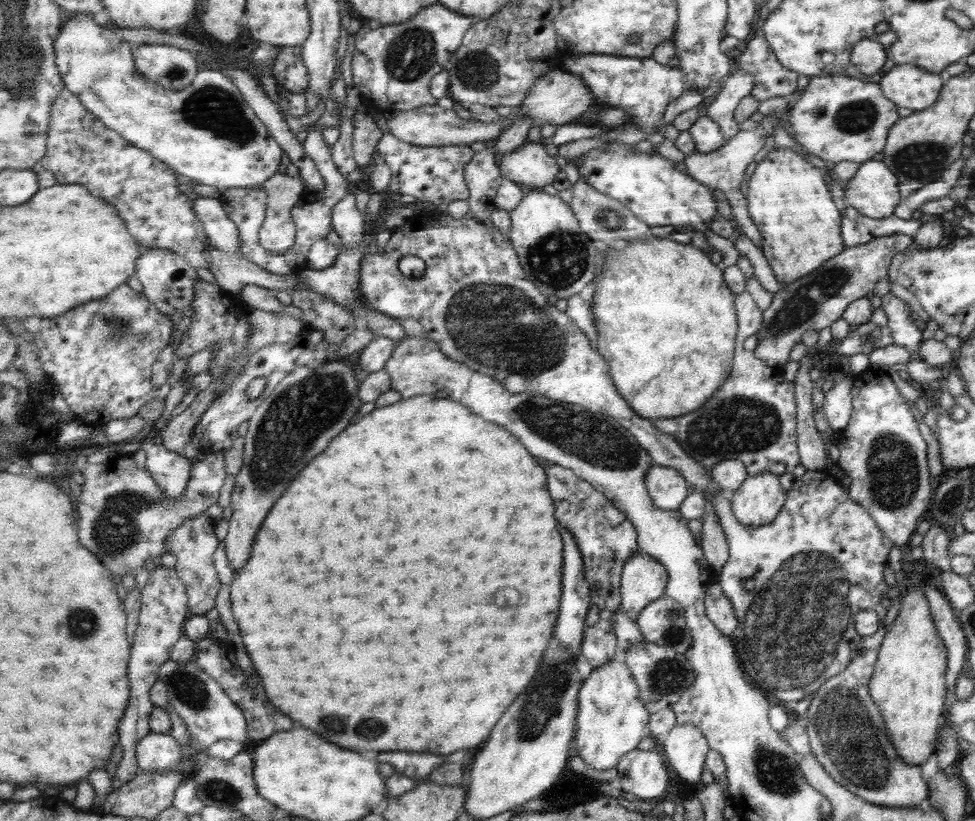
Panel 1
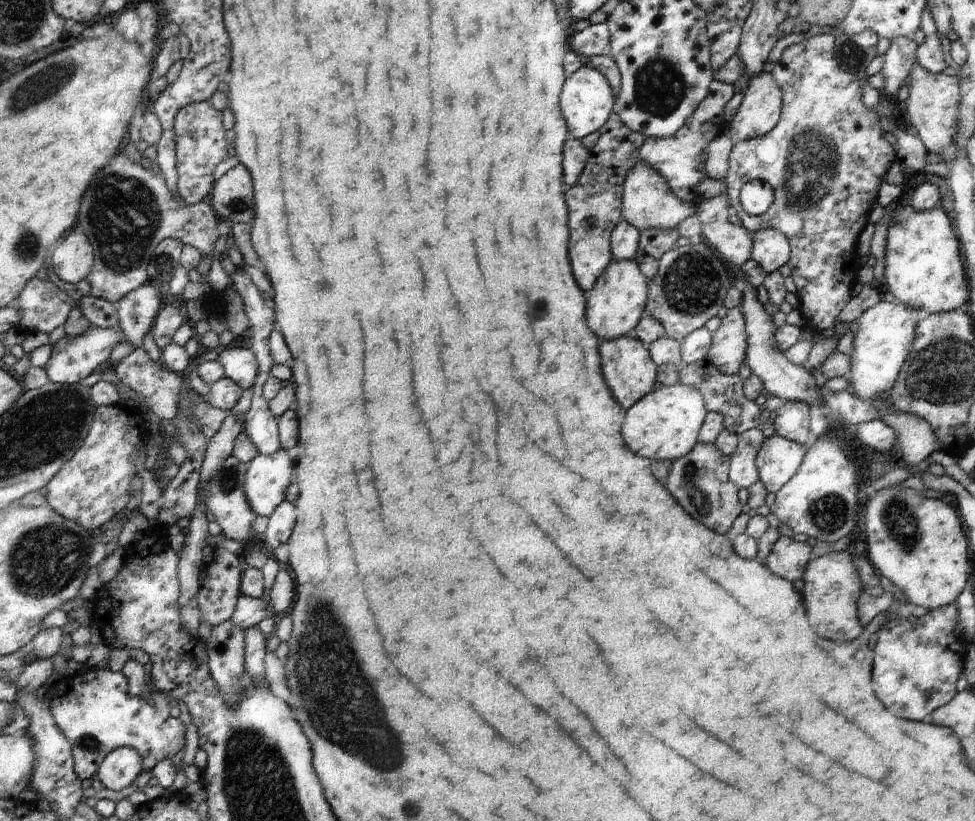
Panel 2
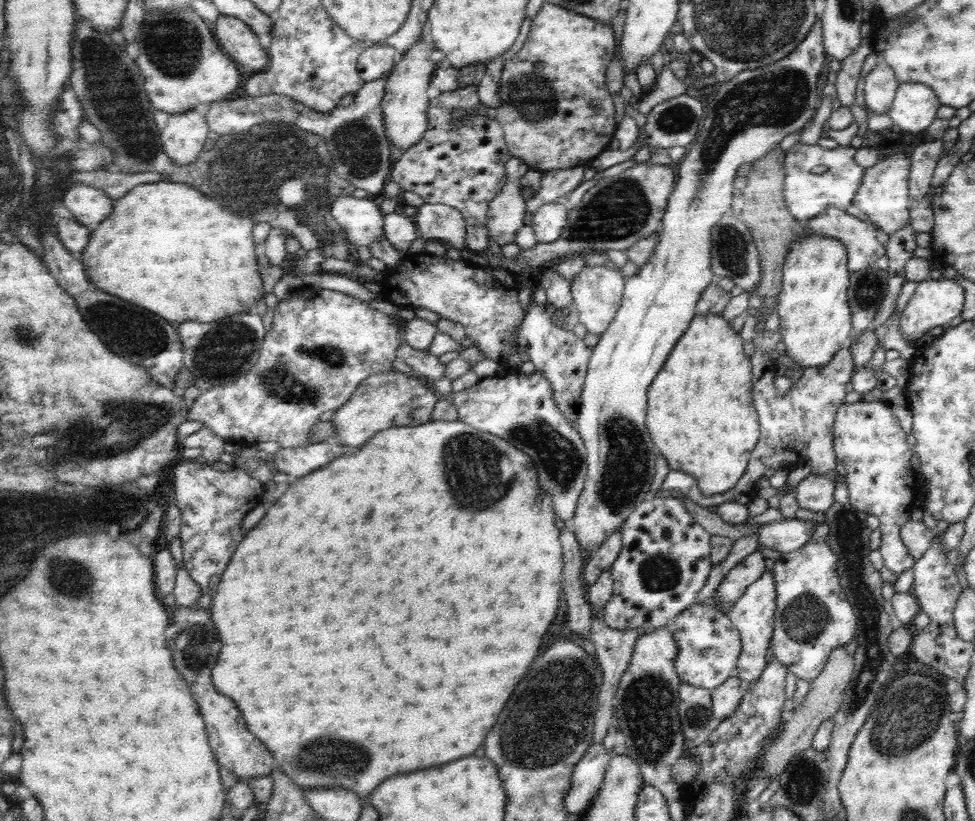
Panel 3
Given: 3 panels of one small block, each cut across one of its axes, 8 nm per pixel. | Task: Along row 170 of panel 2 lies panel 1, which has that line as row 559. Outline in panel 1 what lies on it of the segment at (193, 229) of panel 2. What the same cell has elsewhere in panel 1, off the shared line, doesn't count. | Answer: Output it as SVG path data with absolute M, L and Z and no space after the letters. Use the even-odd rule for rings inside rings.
M71 446L71 458L75 460L73 466L79 472L83 472L83 478L85 478L85 484L79 490L75 490L75 514L79 516L79 528L81 528L79 536L83 540L83 546L91 548L91 552L95 552L103 560L103 564L111 570L111 574L115 574L115 576L141 572L141 568L149 560L159 562L169 552L167 544L169 544L169 538L173 536L173 532L179 526L183 526L187 520L193 520L195 516L205 514L213 504L219 502L219 494L221 494L223 484L229 474L225 452L207 454L207 458L203 462L195 460L187 492L185 492L185 496L175 500L175 498L167 496L163 486L155 482L155 478L151 476L151 472L147 468L137 466L137 462L133 460L131 454L111 456L111 460L107 460L105 464L91 464L91 462L87 462L85 454L81 454L77 450L77 446Z

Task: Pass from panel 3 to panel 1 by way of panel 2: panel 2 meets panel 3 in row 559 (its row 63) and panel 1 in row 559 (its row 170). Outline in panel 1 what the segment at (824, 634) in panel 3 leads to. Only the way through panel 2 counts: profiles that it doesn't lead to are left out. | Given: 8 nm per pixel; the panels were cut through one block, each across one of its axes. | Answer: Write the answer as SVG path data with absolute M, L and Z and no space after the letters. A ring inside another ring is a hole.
M807 470L801 478L793 478L793 484L789 490L785 490L785 502L783 502L783 508L779 510L779 514L771 520L771 524L767 526L757 526L757 528L747 528L747 526L741 526L737 522L737 518L733 516L731 512L731 502L723 496L723 492L719 488L715 488L713 492L713 498L711 498L711 504L713 504L713 512L717 514L719 518L719 524L723 528L723 534L725 534L725 540L727 540L727 546L729 546L729 558L727 562L723 564L721 572L719 572L719 586L725 594L725 598L731 602L733 606L733 612L735 612L735 620L737 620L737 628L731 632L729 640L731 640L731 646L733 646L733 652L735 652L735 658L739 662L739 668L745 670L745 676L747 680L753 684L755 690L761 690L763 694L767 694L775 704L781 704L781 706L795 706L797 702L801 702L803 698L811 696L827 678L831 676L839 676L839 672L843 672L847 668L847 664L851 662L851 658L857 654L857 648L859 648L859 642L861 638L857 636L855 632L855 620L853 616L861 610L873 610L877 612L877 618L879 622L885 620L885 604L881 602L881 594L887 594L887 584L883 582L883 568L887 566L887 554L889 550L893 548L893 542L887 540L883 536L883 532L877 528L875 520L869 516L869 512L865 512L863 506L855 504L855 500L849 496L847 490L841 488L841 484L837 482L837 478L833 478L829 472L825 470ZM741 578L751 578L753 580L753 588L749 592L743 590L741 586Z

